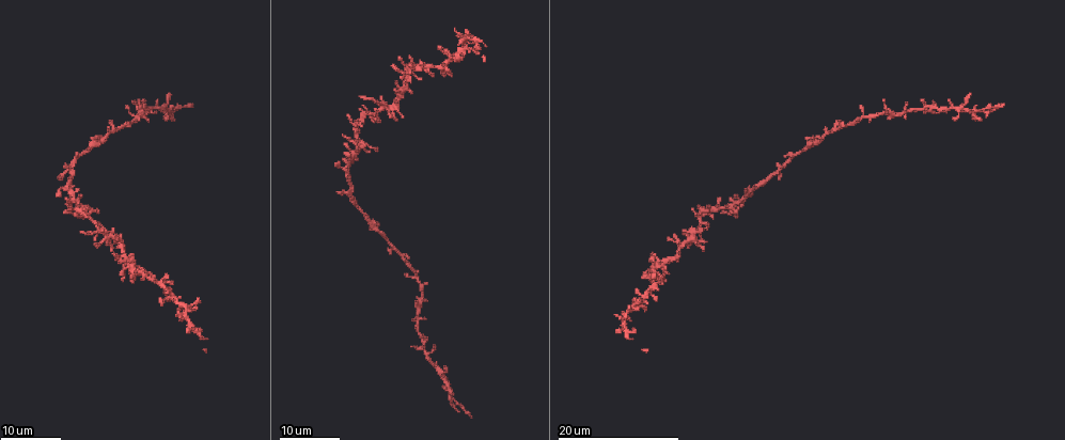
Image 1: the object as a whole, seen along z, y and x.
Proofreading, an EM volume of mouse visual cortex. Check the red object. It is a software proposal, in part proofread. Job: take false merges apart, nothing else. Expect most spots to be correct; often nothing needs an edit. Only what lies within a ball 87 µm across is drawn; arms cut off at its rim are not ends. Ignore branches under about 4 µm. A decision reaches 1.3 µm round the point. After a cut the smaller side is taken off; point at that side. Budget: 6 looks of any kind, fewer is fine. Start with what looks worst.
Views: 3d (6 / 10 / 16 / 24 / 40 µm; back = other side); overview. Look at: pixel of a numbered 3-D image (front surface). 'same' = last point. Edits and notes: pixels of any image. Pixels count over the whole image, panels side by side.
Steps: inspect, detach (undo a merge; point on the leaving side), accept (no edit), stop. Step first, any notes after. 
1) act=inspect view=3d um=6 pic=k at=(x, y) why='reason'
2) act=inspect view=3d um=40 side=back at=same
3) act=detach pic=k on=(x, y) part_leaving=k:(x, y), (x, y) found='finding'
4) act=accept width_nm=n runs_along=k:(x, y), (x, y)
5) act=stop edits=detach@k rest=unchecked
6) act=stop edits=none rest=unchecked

act=inspect view=3d um=16 pic=1 at=(985, 110) why='thin arm on a thick one'

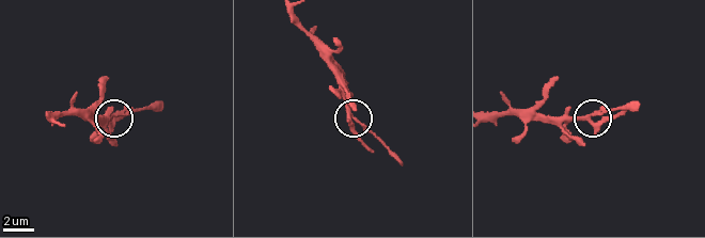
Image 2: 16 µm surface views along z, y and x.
act=inspect view=3d um=10 pic=2 at=(588, 116)

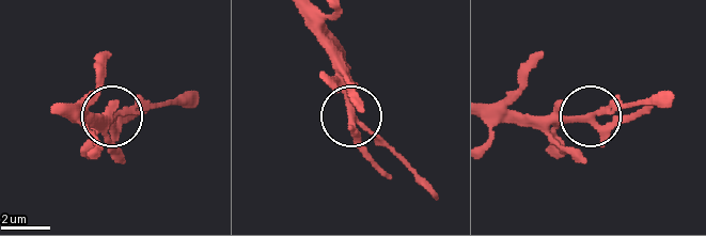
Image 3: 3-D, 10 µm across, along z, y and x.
act=accept runs_along=3:(301, 17), (330, 60), (352, 115), (411, 174) found='all the same neuron'

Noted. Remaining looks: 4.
act=inspect view=3d um=24 pic=1 at=(691, 232) why='thin arm on a thick one'

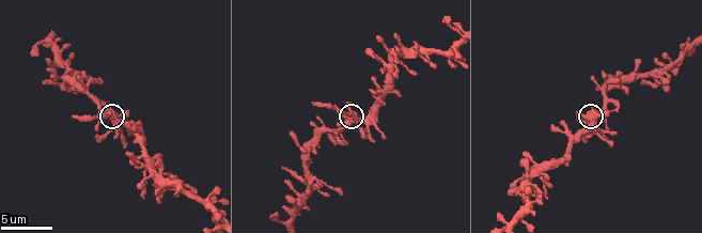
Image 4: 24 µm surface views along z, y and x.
act=inspect view=3d um=10 pic=4 at=(590, 114) why='closer look'

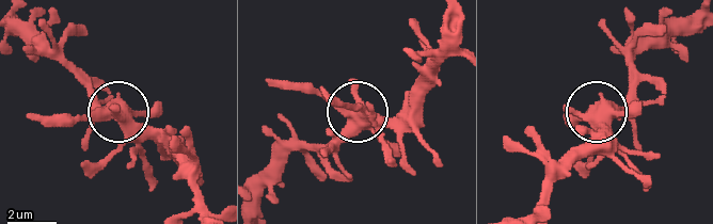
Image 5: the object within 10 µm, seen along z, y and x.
act=accept arms=4 found='continuous, no second neuron'

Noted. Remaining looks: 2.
act=inspect view=3d um=16 pic=4 at=(311, 184)

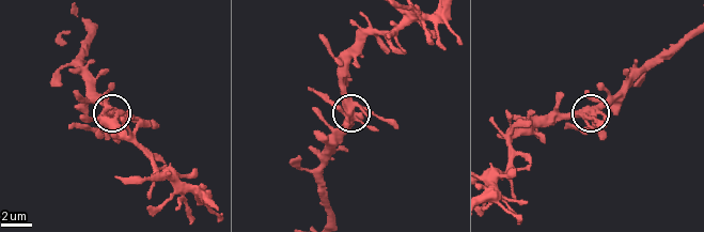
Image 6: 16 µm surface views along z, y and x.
act=accept found='one neuron here'

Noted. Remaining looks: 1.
act=stop edits=none rest=unchecked

